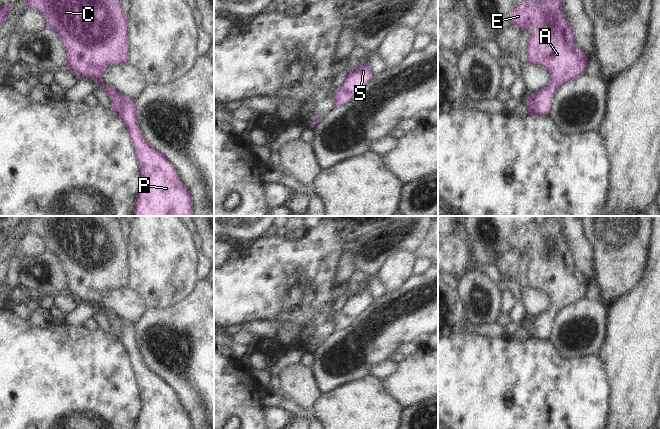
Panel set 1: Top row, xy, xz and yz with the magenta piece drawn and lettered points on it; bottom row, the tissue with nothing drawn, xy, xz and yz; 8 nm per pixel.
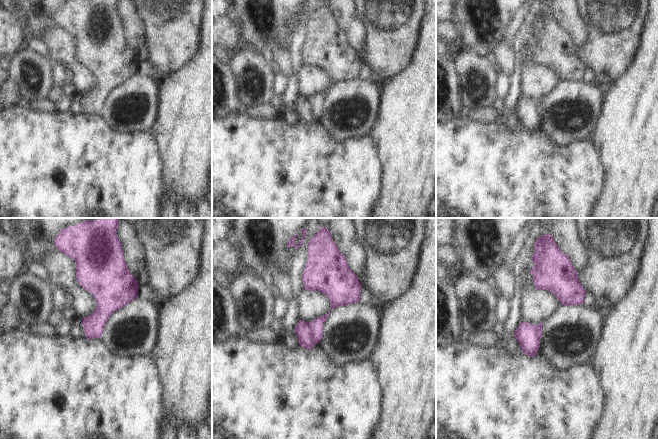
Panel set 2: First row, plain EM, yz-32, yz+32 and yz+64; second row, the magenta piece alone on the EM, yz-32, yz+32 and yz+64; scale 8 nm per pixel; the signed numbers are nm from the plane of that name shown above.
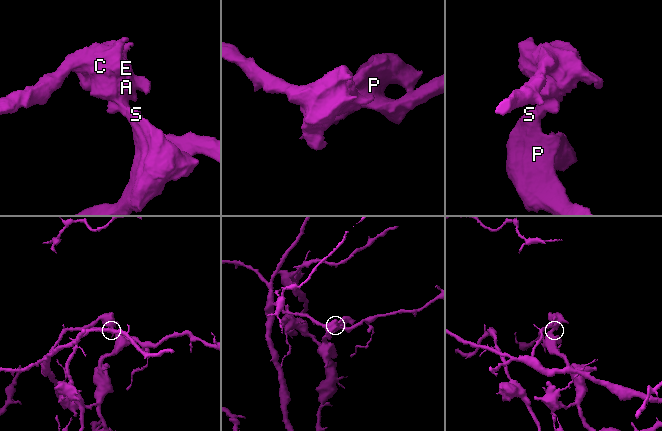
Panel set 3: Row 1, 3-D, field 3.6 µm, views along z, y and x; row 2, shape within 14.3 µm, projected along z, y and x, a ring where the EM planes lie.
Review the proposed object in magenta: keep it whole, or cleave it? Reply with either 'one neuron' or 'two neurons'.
two neurons

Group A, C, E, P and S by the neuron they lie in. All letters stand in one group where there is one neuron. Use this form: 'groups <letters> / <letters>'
groups A C E / P S

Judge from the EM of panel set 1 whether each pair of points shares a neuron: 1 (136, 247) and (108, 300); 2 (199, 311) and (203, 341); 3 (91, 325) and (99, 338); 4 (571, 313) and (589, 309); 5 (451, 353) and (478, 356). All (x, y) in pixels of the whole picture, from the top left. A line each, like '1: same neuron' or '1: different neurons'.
1: different neurons
2: same neuron
3: different neurons
4: same neuron
5: same neuron

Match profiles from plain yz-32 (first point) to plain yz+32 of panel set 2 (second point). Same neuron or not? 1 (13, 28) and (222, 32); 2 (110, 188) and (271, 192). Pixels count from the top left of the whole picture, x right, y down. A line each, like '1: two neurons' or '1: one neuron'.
1: one neuron
2: one neuron

